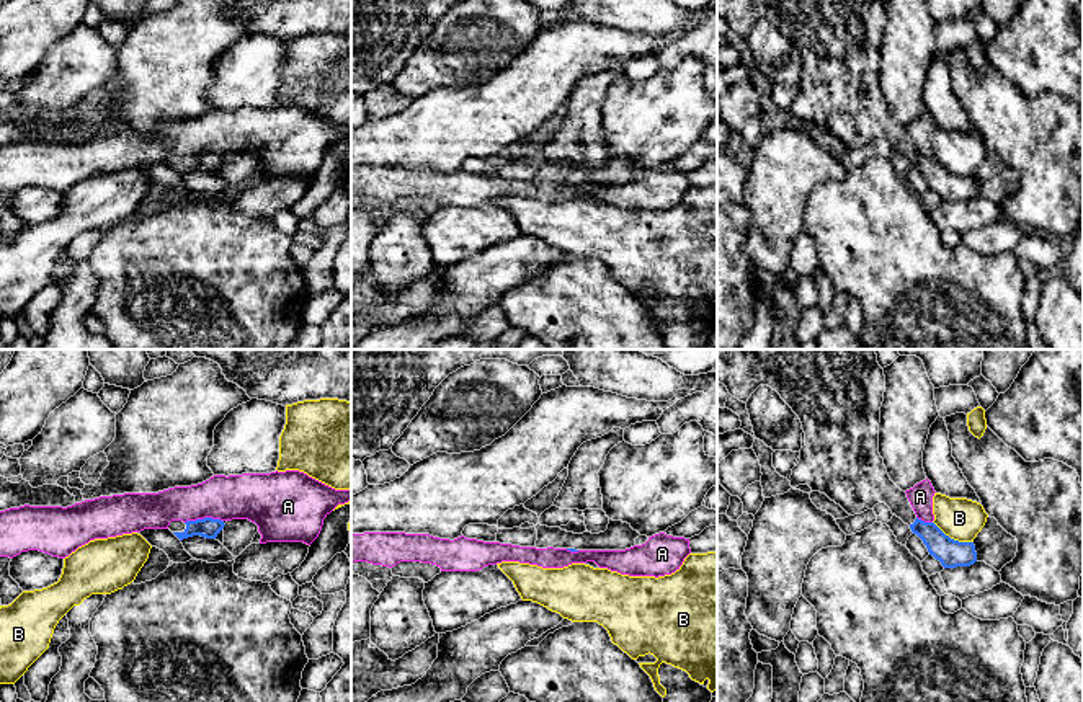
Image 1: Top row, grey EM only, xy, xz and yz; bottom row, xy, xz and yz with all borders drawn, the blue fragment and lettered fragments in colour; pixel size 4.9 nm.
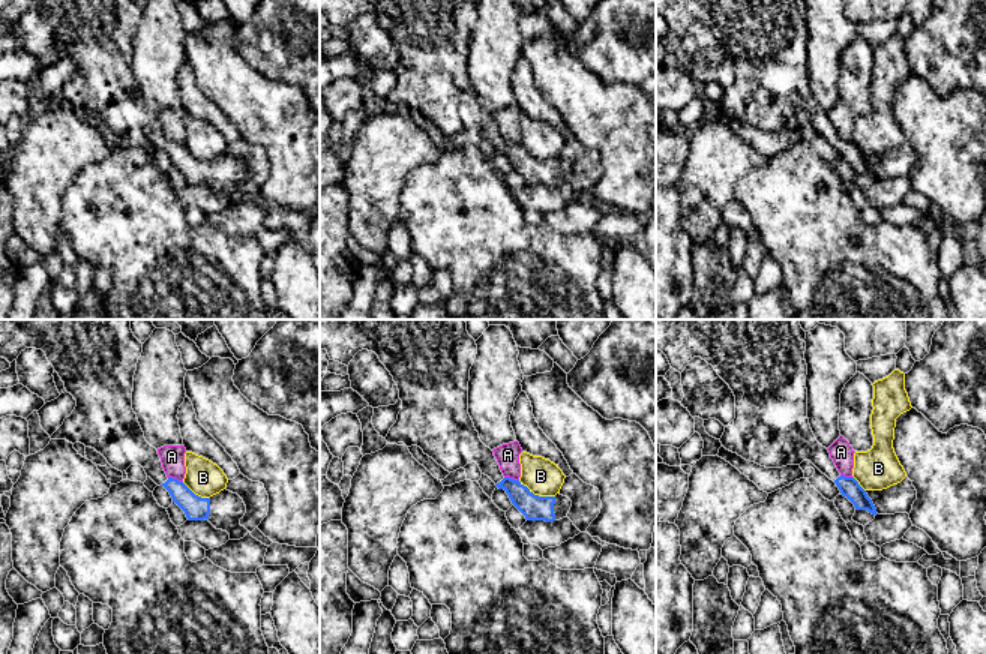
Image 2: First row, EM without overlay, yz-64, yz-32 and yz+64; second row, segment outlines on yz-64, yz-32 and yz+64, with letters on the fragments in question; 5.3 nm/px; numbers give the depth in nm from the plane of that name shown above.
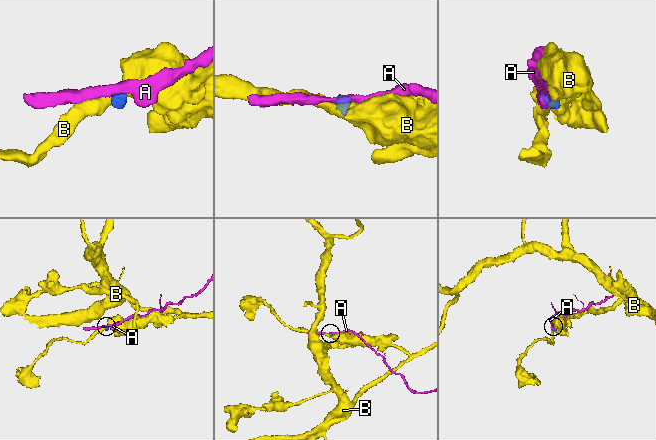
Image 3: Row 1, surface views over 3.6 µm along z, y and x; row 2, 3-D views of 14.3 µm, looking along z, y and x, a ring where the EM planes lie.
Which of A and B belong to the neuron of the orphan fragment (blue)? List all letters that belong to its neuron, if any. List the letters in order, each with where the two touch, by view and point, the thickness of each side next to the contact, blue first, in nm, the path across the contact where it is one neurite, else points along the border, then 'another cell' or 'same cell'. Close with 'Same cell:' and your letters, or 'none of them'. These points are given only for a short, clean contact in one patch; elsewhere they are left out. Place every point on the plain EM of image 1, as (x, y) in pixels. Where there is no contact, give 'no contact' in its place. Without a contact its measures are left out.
A: contact xy (205, 152); calibres 100 and 220 nm; border xy (222, 154), (196, 152), (185, 157); another cell
B: contact yz (953, 173); calibres 140 and 200 nm; border yz (933, 155), (951, 172), (972, 177); another cell
Same cell: none of them

